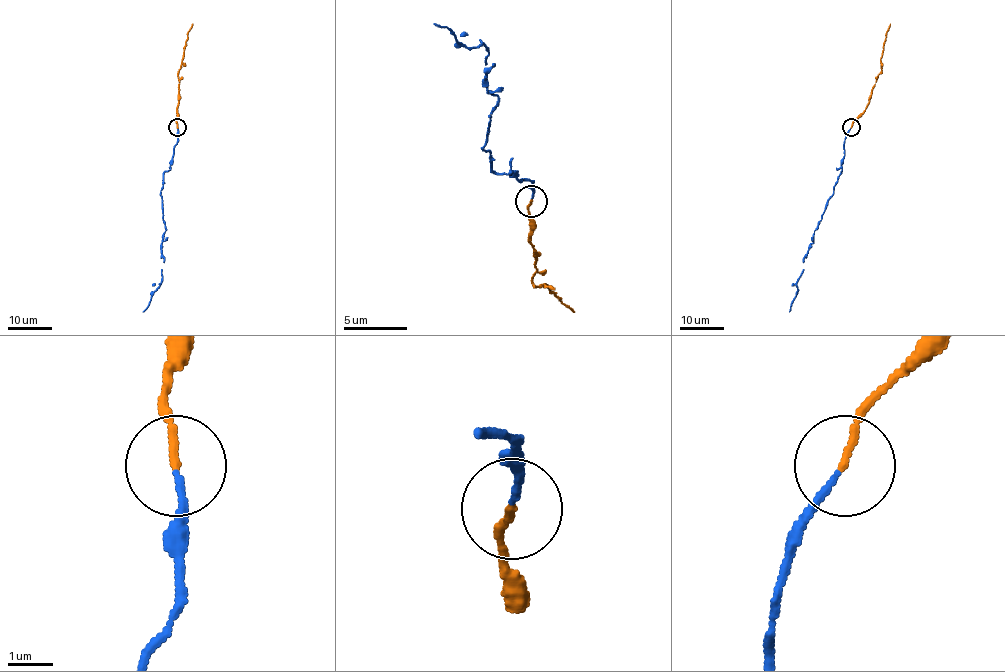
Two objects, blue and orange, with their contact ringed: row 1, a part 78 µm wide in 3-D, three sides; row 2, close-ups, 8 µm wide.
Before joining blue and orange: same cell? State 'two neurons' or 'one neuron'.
one neuron

